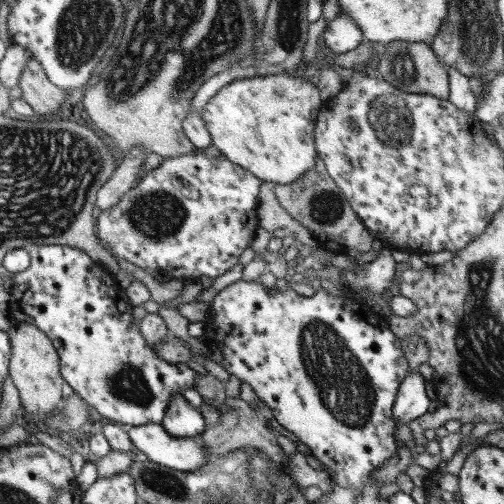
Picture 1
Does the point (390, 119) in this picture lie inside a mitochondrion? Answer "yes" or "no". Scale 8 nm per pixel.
yes

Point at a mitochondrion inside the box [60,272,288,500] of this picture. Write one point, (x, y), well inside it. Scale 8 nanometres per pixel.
(123, 381)

